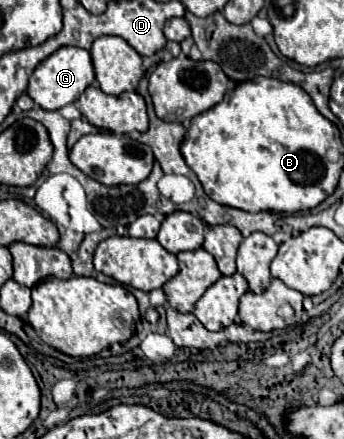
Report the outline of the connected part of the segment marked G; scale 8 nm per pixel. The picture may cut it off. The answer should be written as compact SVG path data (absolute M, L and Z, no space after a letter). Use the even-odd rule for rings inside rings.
M61 47L37 65L37 69L33 71L33 75L29 79L27 93L43 109L55 111L55 109L61 109L65 105L73 103L93 83L95 83L95 73L93 73L89 51L85 51L81 47Z

